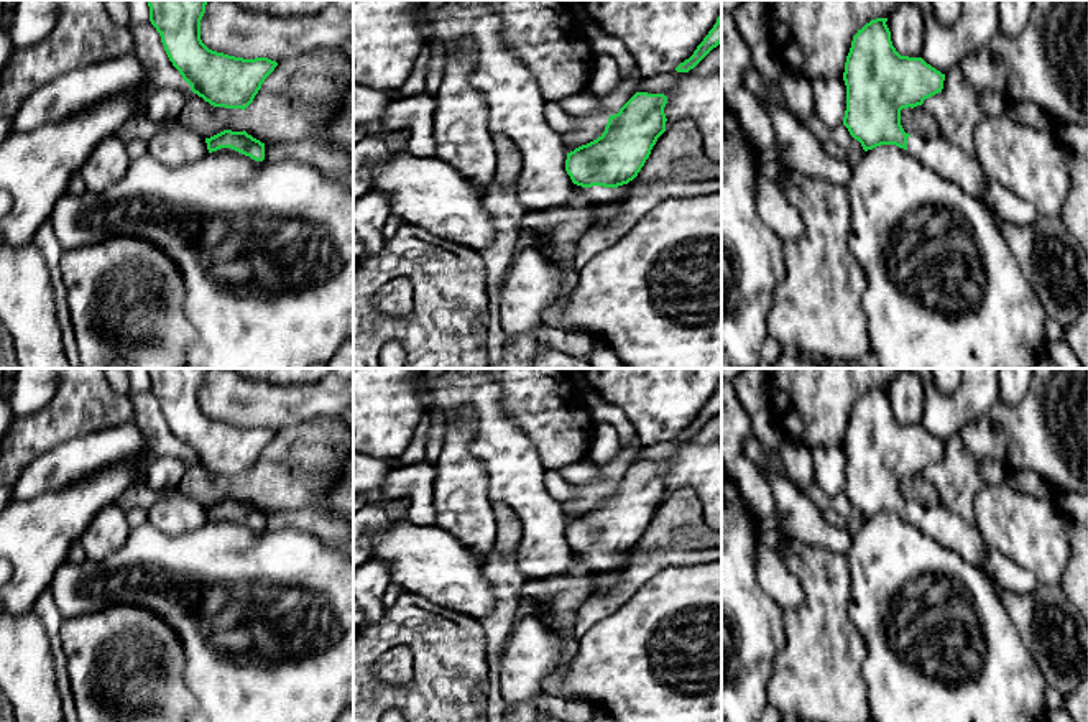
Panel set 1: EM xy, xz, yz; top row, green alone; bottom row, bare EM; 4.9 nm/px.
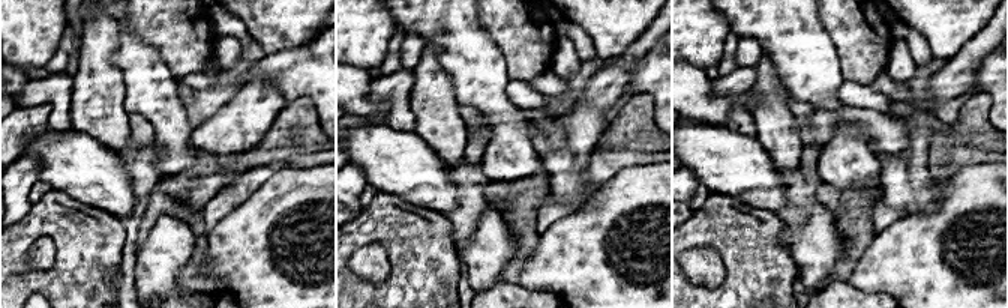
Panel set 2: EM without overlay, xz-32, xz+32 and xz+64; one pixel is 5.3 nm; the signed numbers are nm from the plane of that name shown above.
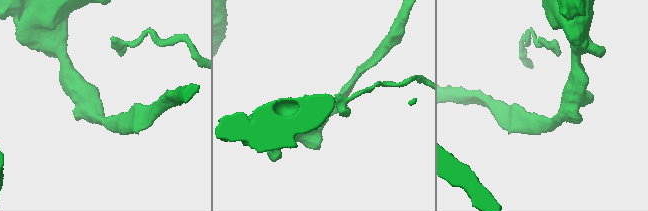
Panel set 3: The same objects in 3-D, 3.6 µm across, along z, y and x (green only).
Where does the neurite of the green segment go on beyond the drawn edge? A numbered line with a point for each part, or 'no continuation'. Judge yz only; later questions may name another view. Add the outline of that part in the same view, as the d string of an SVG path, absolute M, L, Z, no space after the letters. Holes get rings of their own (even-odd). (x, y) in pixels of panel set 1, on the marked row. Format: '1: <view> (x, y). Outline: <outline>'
1: yz (945, 158). Outline: M911 135L907 151L943 179L955 183L963 192L983 201L986 176L976 158L968 156L957 145L940 135L934 138Z

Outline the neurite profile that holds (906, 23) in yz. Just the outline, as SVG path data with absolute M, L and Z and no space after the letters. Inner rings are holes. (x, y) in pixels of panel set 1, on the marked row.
M899 3L886 21L891 41L901 56L920 58L924 48L924 18L911 3Z

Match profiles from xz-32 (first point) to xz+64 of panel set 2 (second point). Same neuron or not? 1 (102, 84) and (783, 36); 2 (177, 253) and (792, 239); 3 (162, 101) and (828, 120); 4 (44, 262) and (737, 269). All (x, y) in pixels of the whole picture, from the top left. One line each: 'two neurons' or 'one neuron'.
1: two neurons
2: one neuron
3: two neurons
4: two neurons

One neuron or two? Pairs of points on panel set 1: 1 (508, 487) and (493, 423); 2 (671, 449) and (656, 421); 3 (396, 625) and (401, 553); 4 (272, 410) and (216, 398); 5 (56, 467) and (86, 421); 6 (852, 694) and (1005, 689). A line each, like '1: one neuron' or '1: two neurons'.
1: one neuron
2: two neurons
3: two neurons
4: one neuron
5: two neurons
6: two neurons

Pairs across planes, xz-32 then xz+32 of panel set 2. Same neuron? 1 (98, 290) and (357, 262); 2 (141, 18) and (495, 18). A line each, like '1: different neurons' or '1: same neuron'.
1: different neurons
2: same neuron

